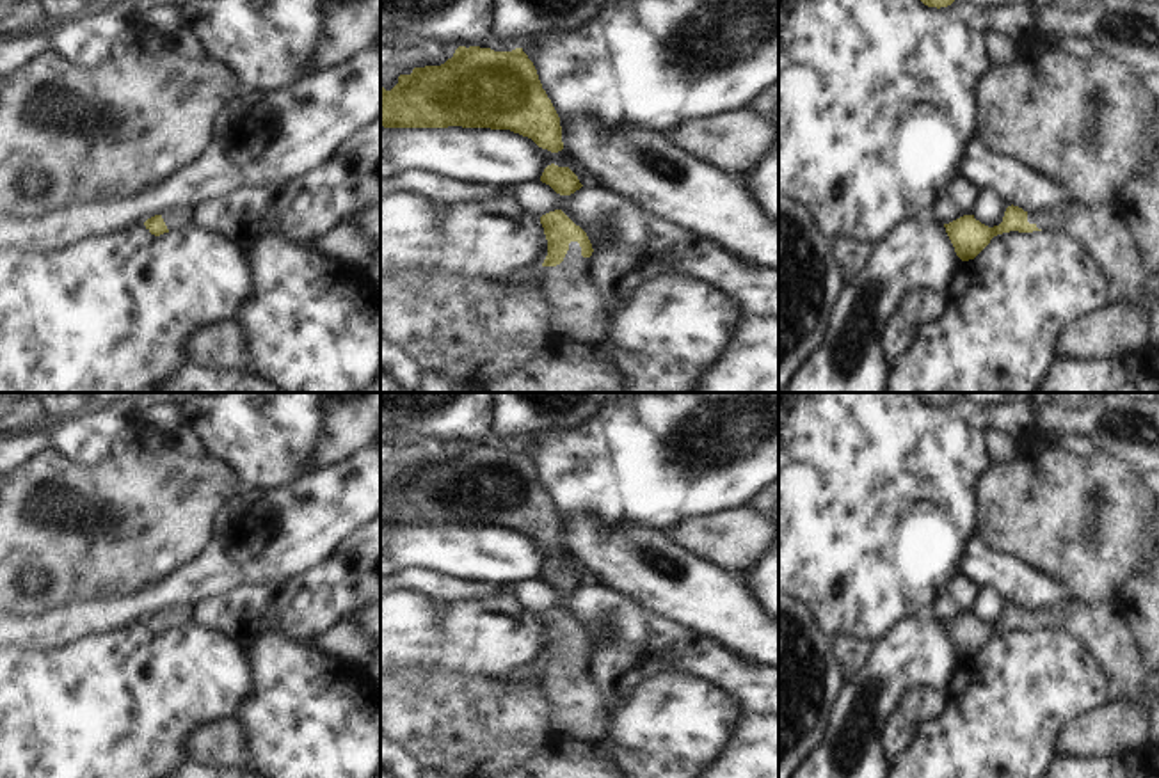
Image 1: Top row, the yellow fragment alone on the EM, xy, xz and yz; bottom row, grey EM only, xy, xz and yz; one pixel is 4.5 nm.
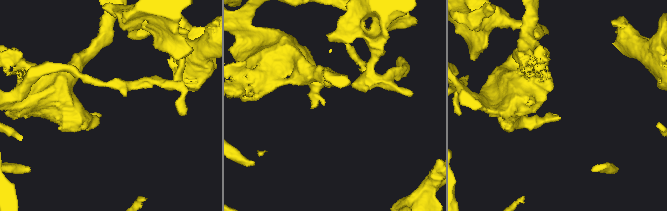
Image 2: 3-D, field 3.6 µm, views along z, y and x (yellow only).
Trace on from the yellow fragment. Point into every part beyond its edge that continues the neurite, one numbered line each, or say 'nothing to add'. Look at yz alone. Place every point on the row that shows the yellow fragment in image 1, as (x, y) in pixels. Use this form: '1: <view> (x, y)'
1: yz (1103, 231)

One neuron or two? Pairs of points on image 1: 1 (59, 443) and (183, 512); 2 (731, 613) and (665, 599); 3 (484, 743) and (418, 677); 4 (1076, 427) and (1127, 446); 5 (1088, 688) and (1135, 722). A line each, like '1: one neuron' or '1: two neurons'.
1: two neurons
2: one neuron
3: one neuron
4: one neuron
5: two neurons

